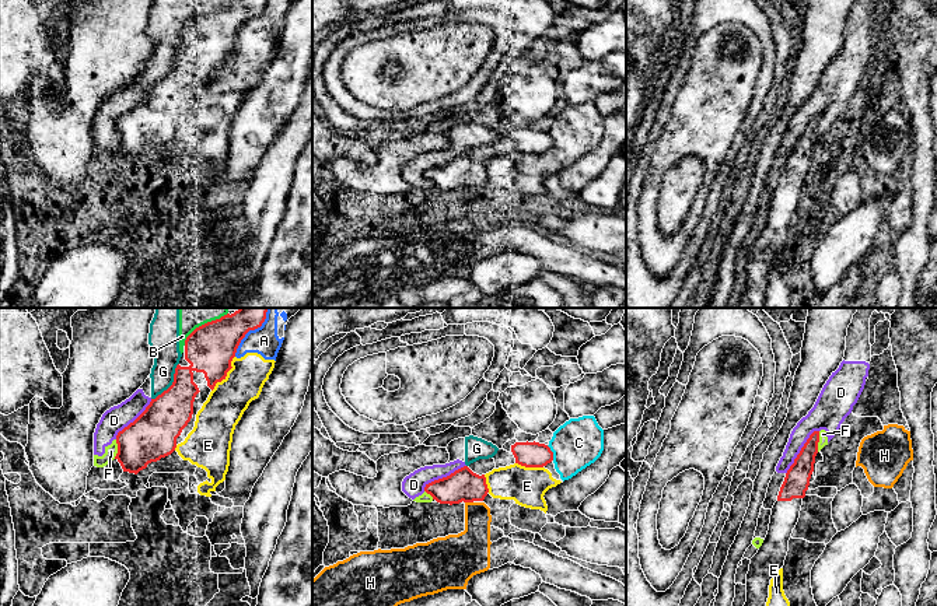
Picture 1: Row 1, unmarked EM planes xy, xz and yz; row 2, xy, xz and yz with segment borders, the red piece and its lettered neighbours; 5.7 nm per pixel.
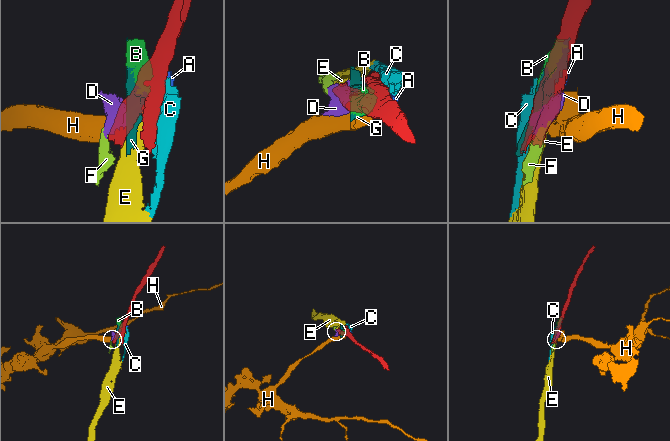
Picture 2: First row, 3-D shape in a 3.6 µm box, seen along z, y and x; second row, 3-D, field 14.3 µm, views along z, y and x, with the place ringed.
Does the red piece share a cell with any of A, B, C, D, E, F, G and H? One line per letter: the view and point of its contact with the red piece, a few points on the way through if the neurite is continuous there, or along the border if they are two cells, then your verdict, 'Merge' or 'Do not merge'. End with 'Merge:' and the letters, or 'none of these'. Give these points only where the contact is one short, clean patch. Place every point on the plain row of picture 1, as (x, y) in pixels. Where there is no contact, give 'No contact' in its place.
A: Touches red at xy (248, 17). Do not merge
B: Touches red at xy (205, 10). Do not merge
C: Touches red at xz (552, 139). Do not merge
D: Touches red at yz (800, 137). Do not merge
E: Touches red at xy (226, 60). Do not merge
F: Touches red at yz (818, 128). Boundary: yz (820, 118), (817, 137). Do not merge
G: Touches red at xy (172, 70). Do not merge
H: Touches red at xz (469, 188). Do not merge
Merge: none of these

